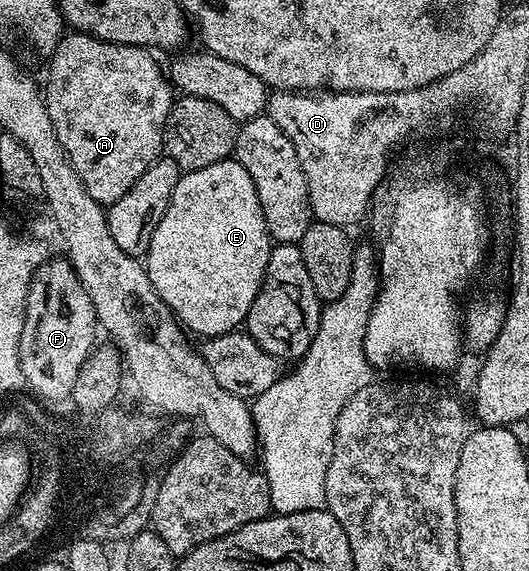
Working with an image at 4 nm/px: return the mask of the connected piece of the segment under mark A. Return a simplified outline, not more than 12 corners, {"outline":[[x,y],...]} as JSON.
{"outline":[[66,33],[48,117],[103,205],[164,151],[176,95],[144,47]]}

